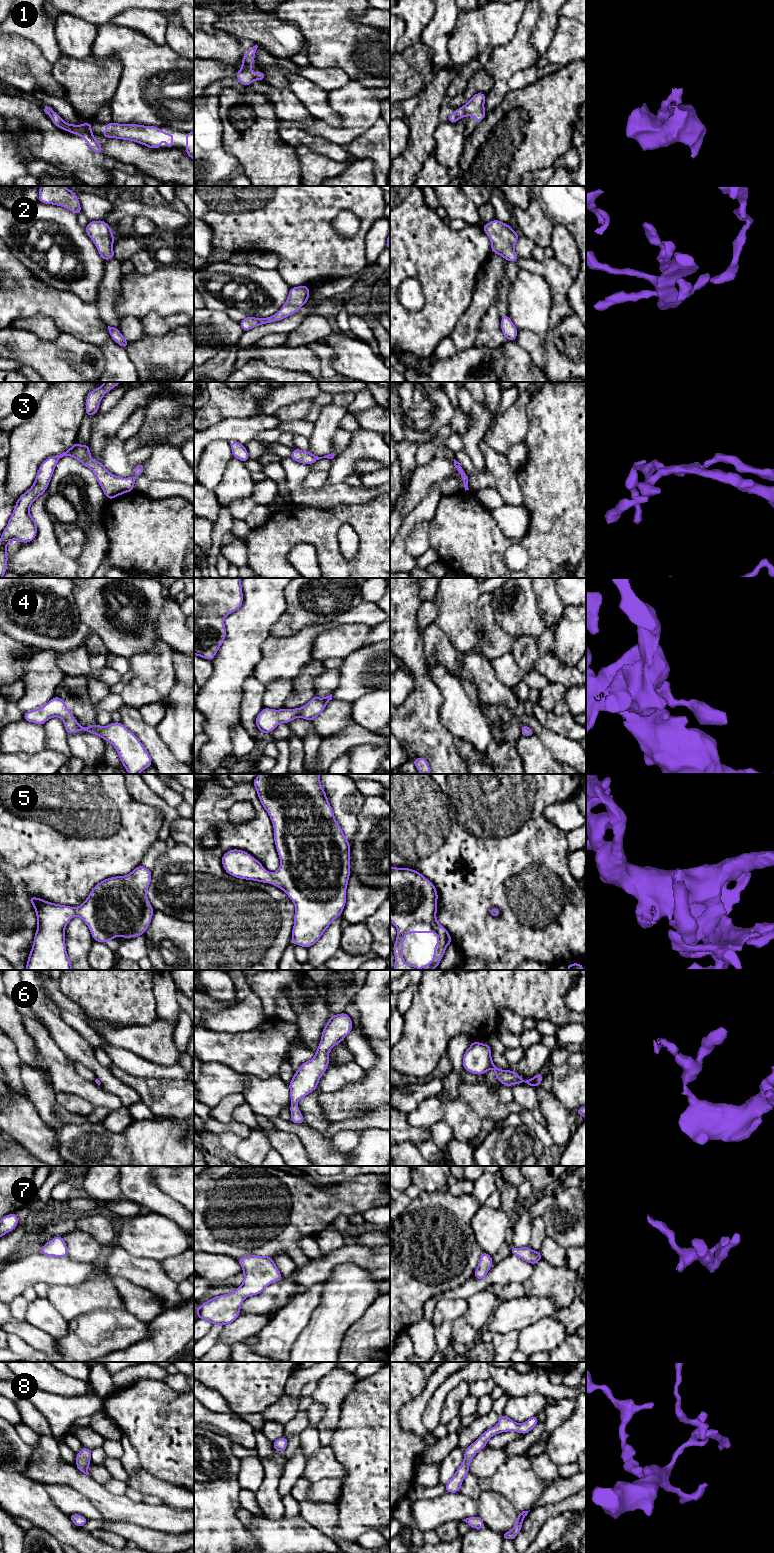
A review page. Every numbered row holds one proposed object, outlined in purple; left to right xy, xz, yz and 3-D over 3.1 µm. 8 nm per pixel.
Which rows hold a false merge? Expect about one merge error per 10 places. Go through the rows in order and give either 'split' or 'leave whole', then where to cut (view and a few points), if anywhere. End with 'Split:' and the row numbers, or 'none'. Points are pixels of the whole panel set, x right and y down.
1: leave whole | no cut
2: leave whole | no cut
3: leave whole | no cut
4: leave whole | no cut
5: leave whole | no cut
6: leave whole | no cut
7: leave whole | no cut
8: leave whole | no cut
Split: none

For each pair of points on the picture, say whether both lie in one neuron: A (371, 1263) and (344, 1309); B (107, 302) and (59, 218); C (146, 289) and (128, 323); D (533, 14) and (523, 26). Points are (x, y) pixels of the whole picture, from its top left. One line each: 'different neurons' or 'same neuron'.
A: different neurons
B: different neurons
C: different neurons
D: same neuron

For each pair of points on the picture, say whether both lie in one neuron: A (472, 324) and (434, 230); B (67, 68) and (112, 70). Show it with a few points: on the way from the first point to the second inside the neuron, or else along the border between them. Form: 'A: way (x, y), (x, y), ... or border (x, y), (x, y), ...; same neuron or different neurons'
A: border (473, 287), (471, 303), (453, 329); different neurons
B: way (78, 70), (101, 70); same neuron

